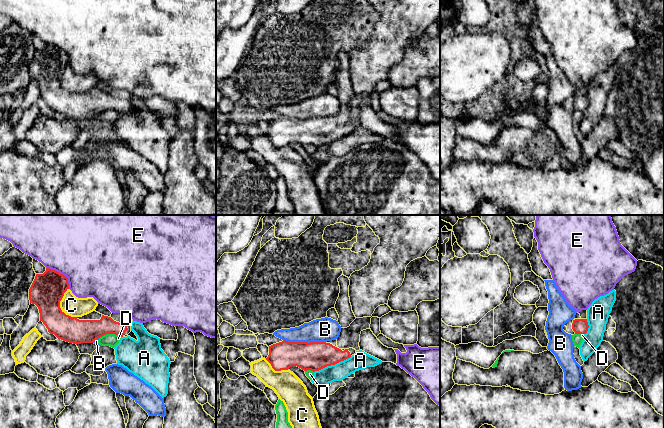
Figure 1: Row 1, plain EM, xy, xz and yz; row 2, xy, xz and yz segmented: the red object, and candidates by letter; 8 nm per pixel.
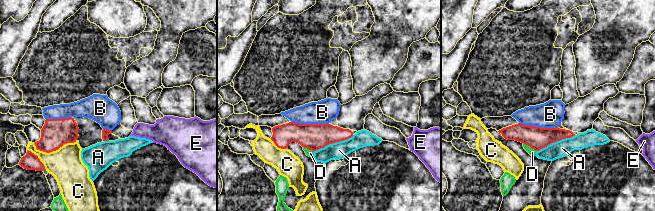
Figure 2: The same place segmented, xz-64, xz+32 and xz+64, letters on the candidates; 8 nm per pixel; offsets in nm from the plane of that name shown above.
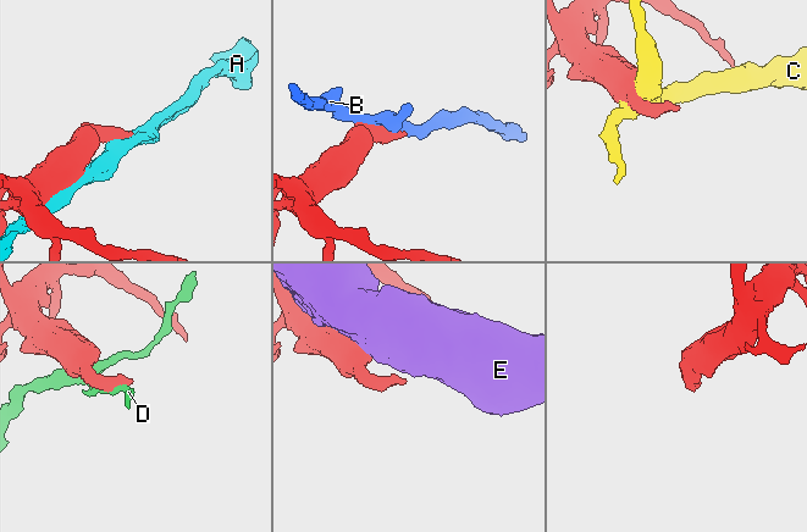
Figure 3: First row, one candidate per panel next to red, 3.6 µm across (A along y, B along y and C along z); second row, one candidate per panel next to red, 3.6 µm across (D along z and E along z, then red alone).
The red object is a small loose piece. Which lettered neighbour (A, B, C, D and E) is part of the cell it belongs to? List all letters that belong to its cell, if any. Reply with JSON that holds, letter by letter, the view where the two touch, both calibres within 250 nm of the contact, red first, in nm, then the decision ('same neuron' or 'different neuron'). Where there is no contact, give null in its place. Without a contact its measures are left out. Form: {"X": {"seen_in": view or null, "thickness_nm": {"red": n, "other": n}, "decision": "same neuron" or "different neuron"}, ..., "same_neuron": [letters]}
{"A": {"seen_in": "xz", "thickness_nm": {"red": 240, "other": 150}, "decision": "different neuron"}, "B": {"seen_in": "xz", "thickness_nm": {"red": 240, "other": 190}, "decision": "different neuron"}, "C": {"seen_in": "xy", "thickness_nm": {"red": 280, "other": 160}, "decision": "different neuron"}, "D": {"seen_in": "xy", "thickness_nm": {"red": 190, "other": 100}, "decision": "different neuron"}, "E": {"seen_in": "xy", "thickness_nm": {"red": 280, "other": 500}, "decision": "different neuron"}, "same_neuron": []}

